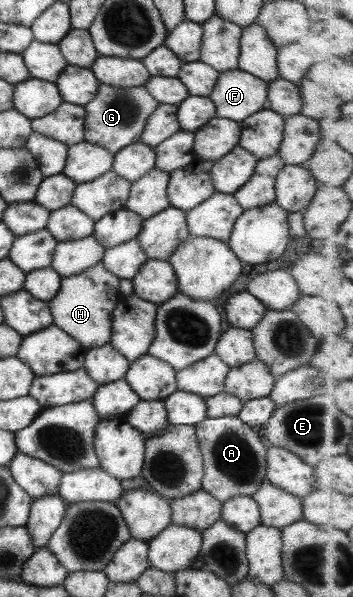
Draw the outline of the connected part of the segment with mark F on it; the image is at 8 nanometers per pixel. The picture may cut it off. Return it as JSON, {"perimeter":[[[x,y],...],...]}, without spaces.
{"perimeter":[[[238,68],[219,72],[214,89],[210,92],[210,101],[215,107],[215,116],[230,121],[241,122],[245,117],[252,115],[266,107],[268,83],[240,71]]]}

